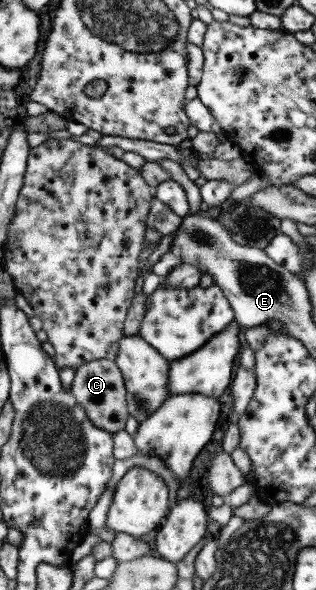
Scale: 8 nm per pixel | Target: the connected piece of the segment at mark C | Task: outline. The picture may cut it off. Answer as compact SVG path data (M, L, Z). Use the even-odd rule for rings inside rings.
M93 360L74 370L69 393L75 403L84 411L86 419L108 433L114 433L125 426L128 413L125 401L125 388L115 361Z

